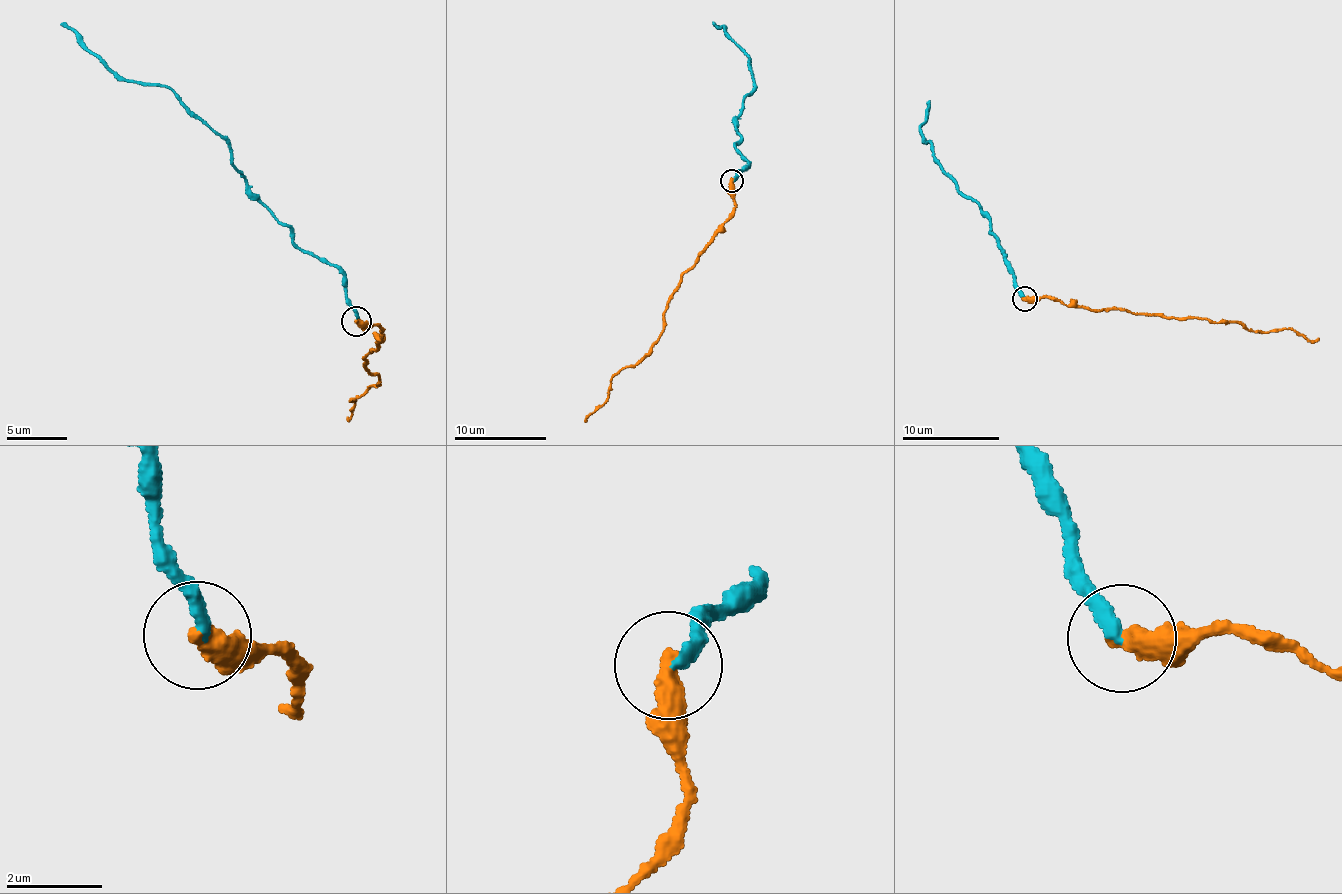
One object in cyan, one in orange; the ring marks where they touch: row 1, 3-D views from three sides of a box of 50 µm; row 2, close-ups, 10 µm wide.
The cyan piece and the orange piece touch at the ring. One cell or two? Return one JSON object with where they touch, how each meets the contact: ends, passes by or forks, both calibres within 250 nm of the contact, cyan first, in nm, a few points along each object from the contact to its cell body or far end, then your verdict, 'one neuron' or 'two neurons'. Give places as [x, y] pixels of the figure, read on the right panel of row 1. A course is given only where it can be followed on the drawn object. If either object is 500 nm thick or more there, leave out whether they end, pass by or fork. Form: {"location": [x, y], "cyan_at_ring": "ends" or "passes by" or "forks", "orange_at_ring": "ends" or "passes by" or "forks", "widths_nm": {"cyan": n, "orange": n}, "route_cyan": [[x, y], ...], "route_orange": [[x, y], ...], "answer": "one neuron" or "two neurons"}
{"location": [1024, 298], "cyan_at_ring": "ends", "orange_at_ring": "ends", "widths_nm": {"cyan": 320, "orange": 440}, "route_cyan": [[1024, 299], [987, 218], [944, 174], [930, 141], [926, 142], [920, 129], [930, 101]], "route_orange": [[1024, 299], [1054, 296], [1092, 309], [1238, 322], [1252, 330], [1288, 328], [1311, 341], [1318, 338]], "answer": "two neurons"}

